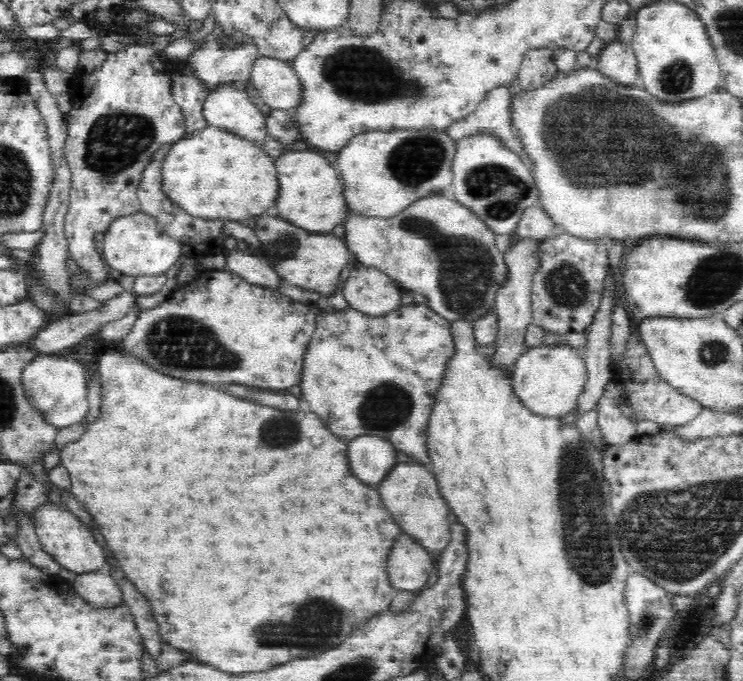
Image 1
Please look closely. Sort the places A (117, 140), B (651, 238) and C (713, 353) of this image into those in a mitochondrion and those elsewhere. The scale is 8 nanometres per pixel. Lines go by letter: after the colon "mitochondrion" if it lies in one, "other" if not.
A: mitochondrion
B: other
C: mitochondrion

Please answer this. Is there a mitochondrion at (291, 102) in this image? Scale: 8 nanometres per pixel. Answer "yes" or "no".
no

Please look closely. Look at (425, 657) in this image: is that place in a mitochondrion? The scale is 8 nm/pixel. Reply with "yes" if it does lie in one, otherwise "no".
no

